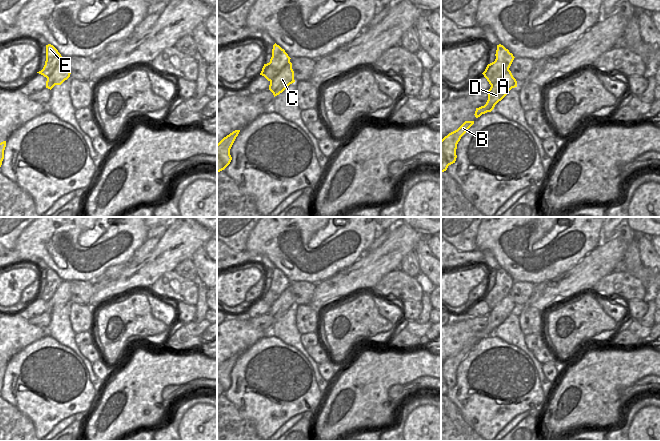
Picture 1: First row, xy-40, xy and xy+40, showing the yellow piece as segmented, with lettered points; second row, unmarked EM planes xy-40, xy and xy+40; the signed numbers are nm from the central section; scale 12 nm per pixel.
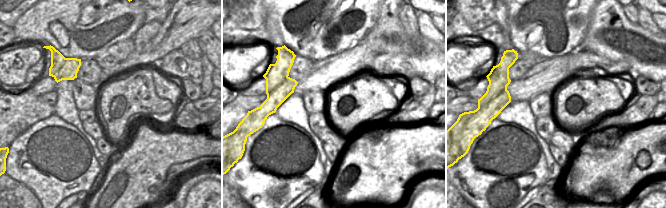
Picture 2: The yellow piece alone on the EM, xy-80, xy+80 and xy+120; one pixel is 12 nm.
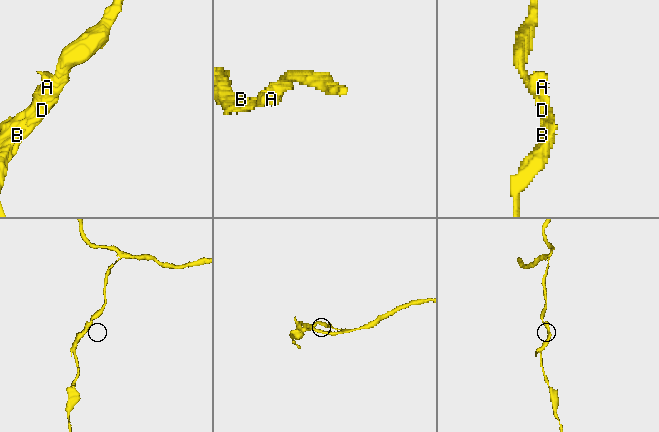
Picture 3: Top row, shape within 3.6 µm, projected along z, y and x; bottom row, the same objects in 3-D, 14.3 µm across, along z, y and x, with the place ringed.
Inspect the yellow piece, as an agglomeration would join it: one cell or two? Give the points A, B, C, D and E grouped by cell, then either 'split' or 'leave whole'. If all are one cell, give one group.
A B C D E | leave whole

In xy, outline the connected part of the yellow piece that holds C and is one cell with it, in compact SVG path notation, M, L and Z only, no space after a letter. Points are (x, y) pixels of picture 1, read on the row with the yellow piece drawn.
M275 43L270 62L264 64L262 68L260 75L270 82L269 90L273 93L274 97L295 82L290 59L285 50Z

